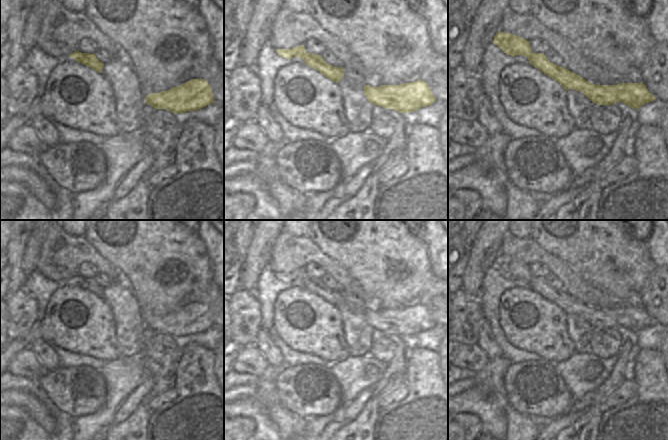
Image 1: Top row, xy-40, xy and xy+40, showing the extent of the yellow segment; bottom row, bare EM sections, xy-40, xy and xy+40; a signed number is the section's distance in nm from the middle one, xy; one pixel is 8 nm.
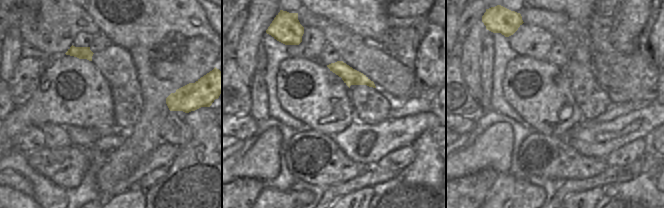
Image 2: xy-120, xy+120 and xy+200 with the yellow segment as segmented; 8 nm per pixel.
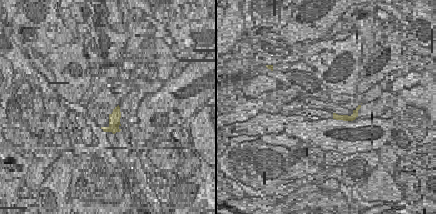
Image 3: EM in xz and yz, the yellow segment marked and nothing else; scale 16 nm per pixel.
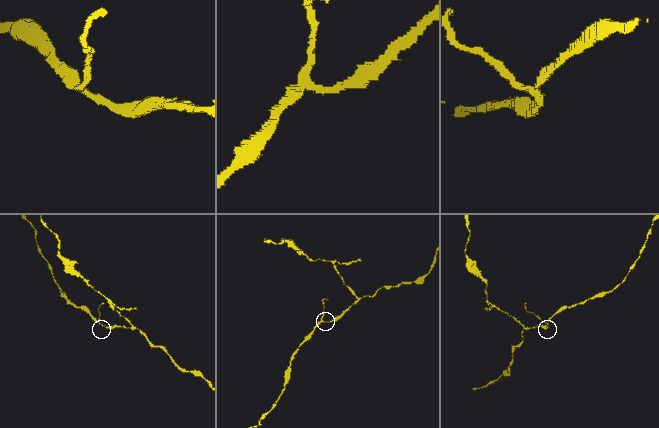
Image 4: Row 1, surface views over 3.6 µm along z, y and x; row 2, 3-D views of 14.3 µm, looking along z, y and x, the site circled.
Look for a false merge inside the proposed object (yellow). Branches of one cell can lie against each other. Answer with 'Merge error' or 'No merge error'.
No merge error.

